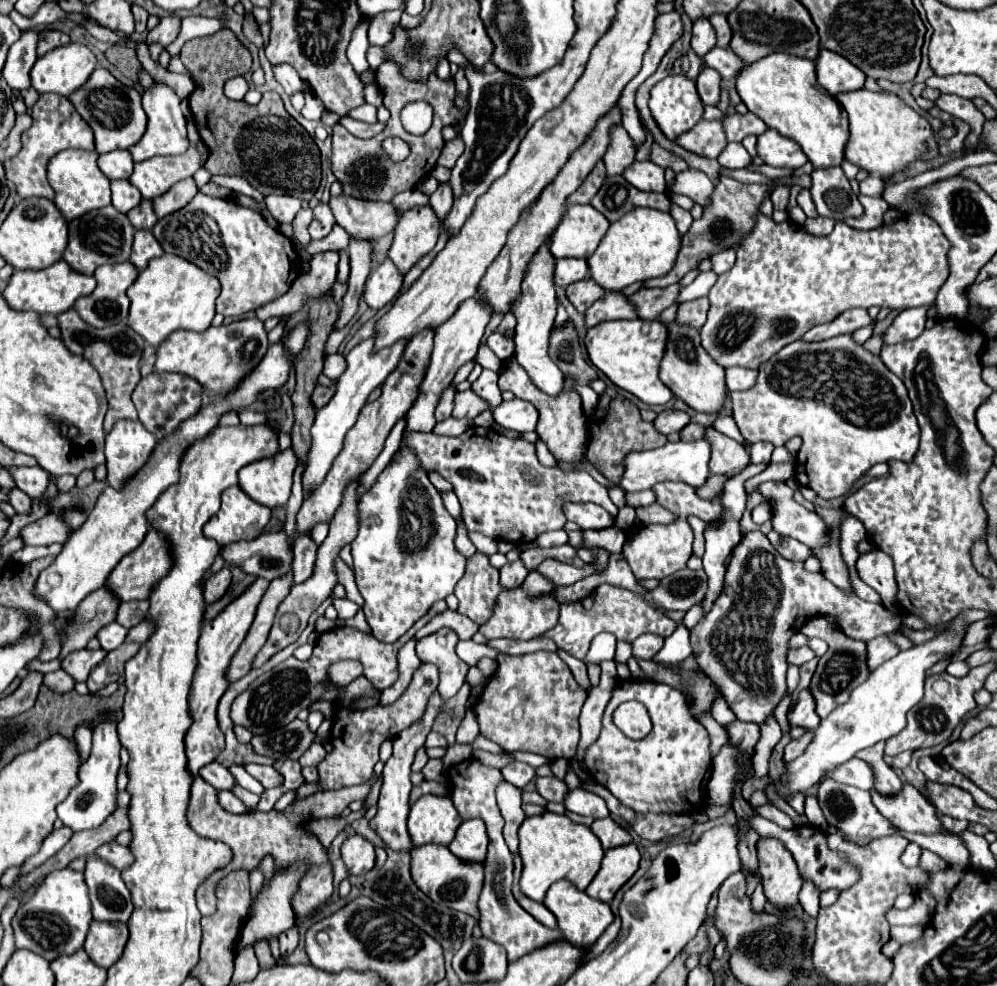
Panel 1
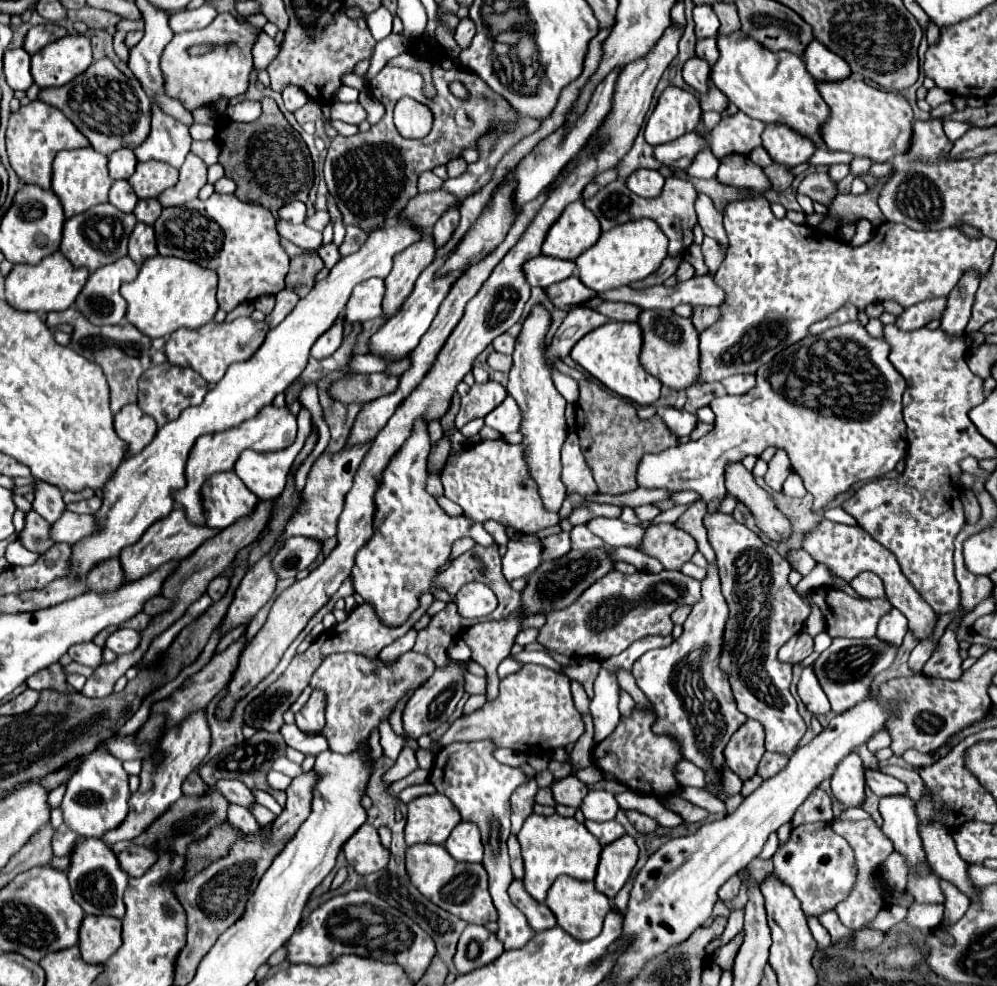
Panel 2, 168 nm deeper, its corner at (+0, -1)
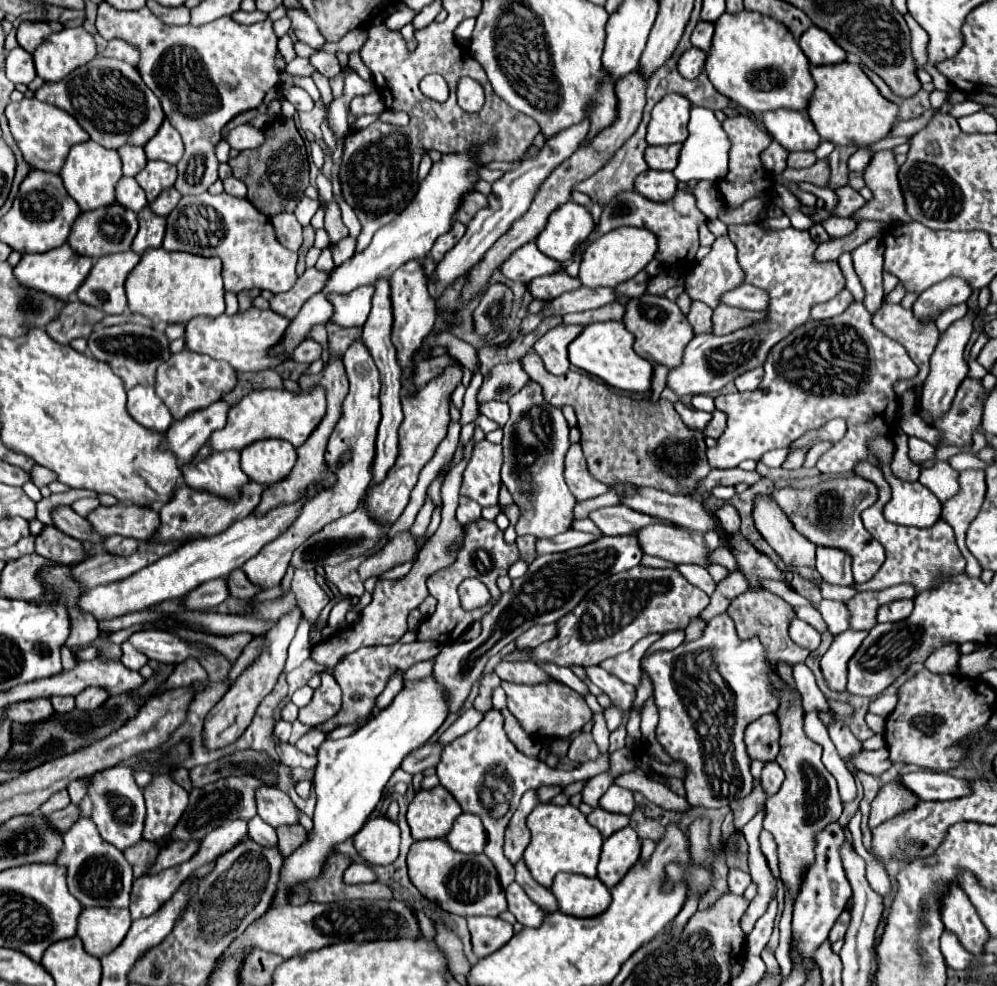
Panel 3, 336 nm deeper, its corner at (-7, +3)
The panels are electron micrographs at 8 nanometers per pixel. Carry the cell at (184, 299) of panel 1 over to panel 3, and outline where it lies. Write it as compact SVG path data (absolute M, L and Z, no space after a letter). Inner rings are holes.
M161 247L149 249L147 253L143 253L139 265L129 273L125 289L129 299L129 311L147 317L153 325L185 325L193 317L219 317L225 311L221 261L217 257L209 259L191 253L169 253Z

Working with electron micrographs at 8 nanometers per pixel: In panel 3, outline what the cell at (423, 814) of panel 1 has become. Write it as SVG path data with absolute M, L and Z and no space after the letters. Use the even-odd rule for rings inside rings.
M443 787L421 789L415 799L409 803L407 821L415 841L421 839L439 839L447 837L453 827L453 821L461 815L461 807L455 797Z

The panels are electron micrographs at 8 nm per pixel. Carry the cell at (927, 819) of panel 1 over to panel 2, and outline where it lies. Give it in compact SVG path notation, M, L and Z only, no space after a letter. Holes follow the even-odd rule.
M920 823L918 831L926 849L926 857L932 863L934 871L942 879L950 881L970 901L978 901L978 887L968 877L968 865L958 855L950 831L938 823Z

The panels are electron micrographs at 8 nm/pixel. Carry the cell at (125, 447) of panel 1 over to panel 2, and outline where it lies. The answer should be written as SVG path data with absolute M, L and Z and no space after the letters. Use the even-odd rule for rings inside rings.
M128 403L114 415L114 429L120 439L128 443L128 455L140 453L156 435L156 421L138 407L138 403Z

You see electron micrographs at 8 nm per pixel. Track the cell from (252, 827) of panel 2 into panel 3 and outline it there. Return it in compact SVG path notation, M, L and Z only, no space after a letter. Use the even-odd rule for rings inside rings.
M255 815L249 823L249 837L253 841L257 841L259 845L275 845L277 843L277 835L275 835L275 829L271 825L267 825L259 815Z

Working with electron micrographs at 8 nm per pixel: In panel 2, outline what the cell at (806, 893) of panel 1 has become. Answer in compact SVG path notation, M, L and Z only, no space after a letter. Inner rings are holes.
M810 917L810 919L808 919L808 925L810 925L810 931L812 931L812 935L814 935L816 943L818 943L818 949L826 955L828 947L832 947L832 939L830 939L828 931L820 925L820 921L818 921L816 917Z

